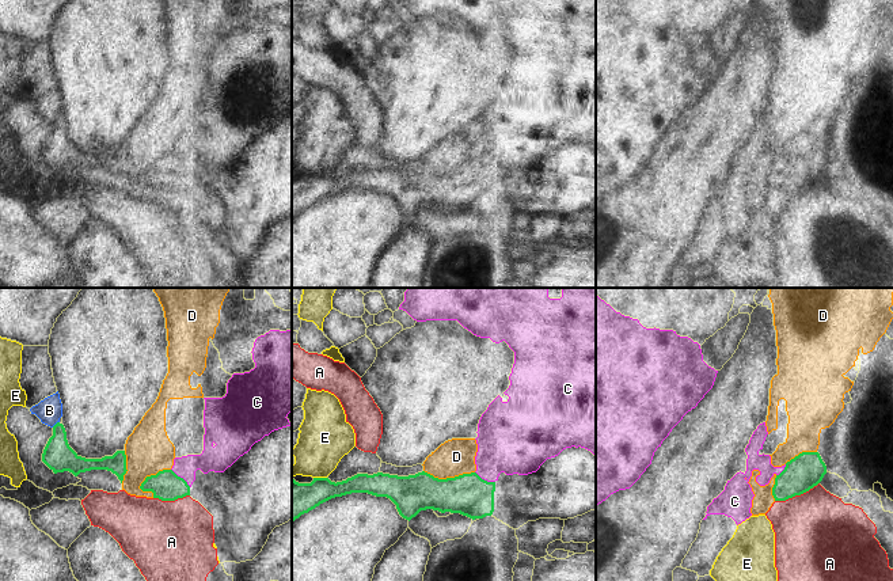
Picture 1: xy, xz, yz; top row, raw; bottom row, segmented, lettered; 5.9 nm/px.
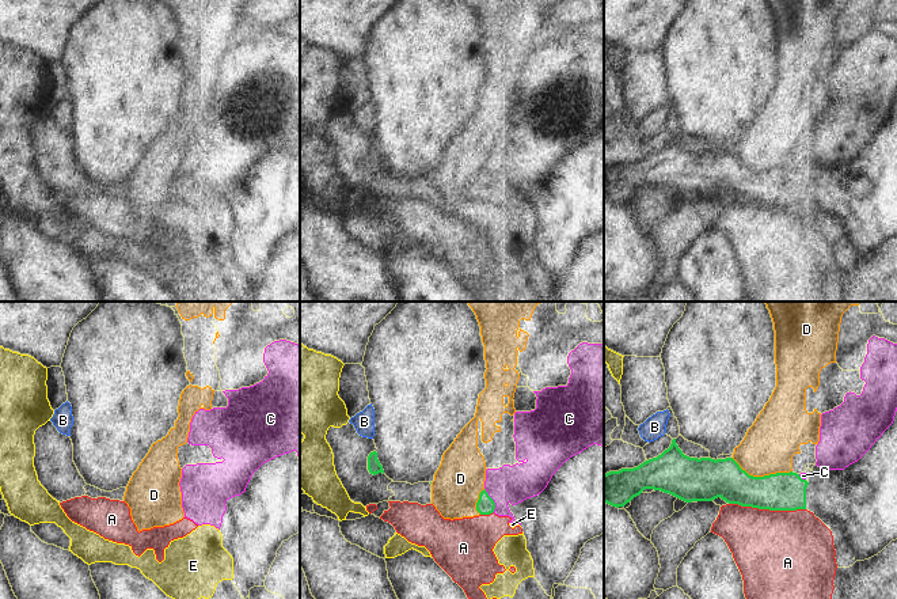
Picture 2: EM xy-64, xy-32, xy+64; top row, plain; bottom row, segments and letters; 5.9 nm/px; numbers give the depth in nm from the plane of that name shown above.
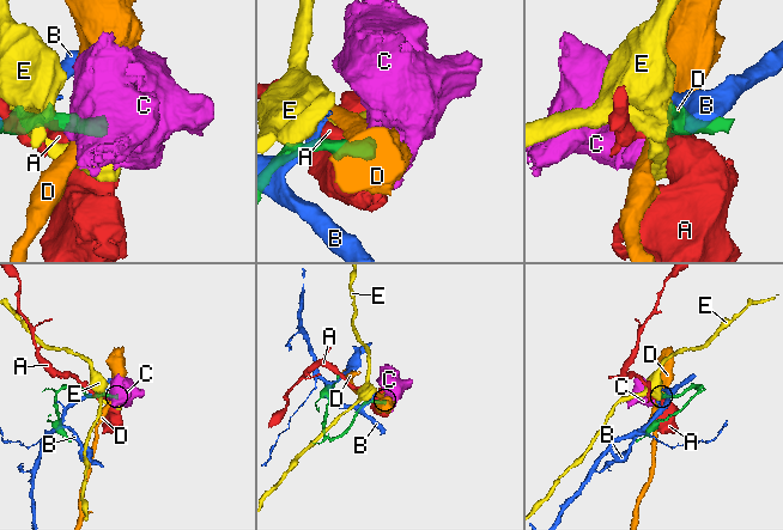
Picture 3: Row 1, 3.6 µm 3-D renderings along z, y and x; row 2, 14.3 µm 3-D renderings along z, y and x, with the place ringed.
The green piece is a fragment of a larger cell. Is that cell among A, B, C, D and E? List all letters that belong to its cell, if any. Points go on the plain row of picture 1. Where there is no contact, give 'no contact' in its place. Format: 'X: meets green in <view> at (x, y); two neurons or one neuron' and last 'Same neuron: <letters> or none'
A: meets green in yz at (797, 190); two neurons
B: meets green in xy at (56, 120); two neurons
C: meets green in xy at (179, 173); two neurons
D: meets green in xy at (152, 171); two neurons
E: meets green in xz at (320, 174); two neurons
Same neuron: none

